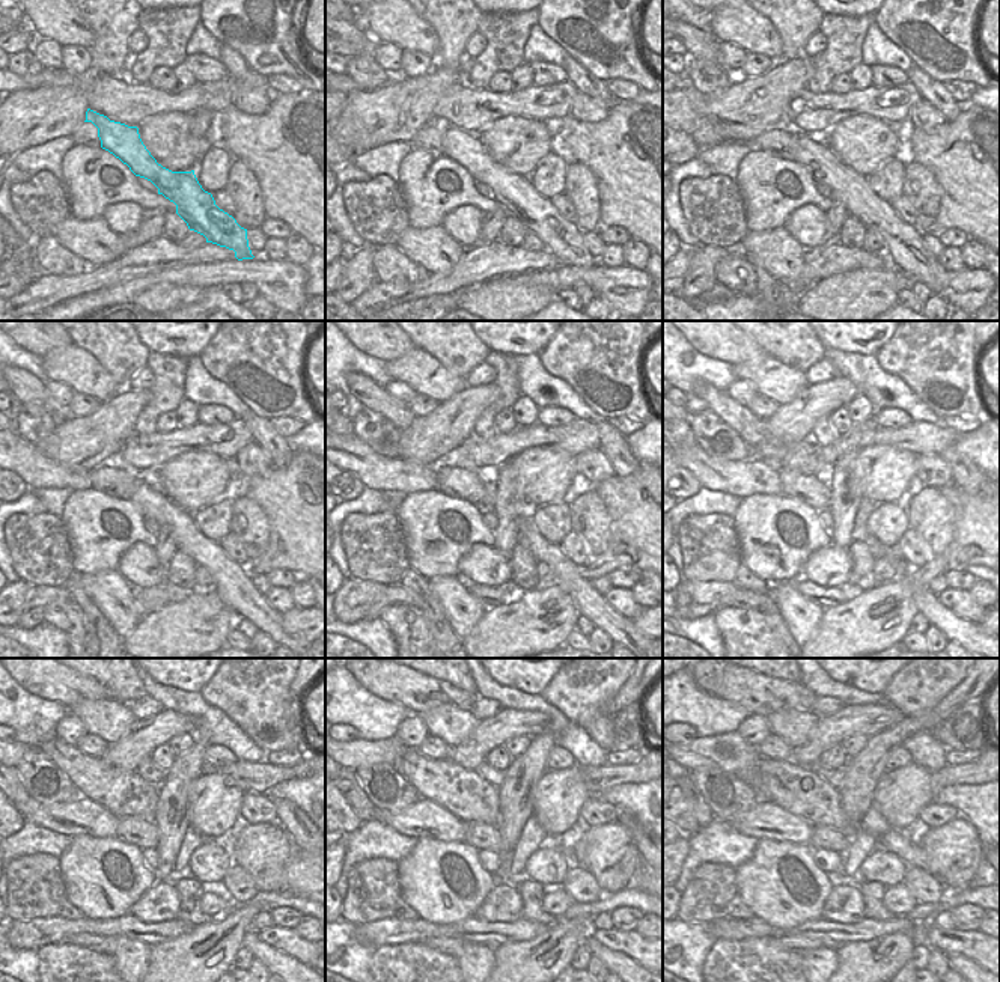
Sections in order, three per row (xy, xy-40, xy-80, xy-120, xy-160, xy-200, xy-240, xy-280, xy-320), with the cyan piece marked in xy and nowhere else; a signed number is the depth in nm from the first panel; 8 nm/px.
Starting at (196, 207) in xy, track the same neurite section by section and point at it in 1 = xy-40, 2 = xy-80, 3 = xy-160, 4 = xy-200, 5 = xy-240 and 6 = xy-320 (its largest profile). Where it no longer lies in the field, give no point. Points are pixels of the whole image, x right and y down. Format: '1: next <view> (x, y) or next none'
1: next xy-40 (515, 192)
2: next xy-80 (905, 252)
3: next xy-160 (591, 604)
4: next xy-200 (952, 627)
5: next xy-240 (277, 963)
6: next xy-320 (957, 963)

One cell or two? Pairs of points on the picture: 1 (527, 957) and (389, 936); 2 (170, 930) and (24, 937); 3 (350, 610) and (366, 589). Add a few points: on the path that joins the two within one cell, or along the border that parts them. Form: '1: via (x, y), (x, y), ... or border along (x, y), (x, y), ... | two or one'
1: border along (529, 939), (506, 942), (494, 948) | two
2: via (134, 928), (60, 927) | one
3: via (350, 606), (362, 594) | one

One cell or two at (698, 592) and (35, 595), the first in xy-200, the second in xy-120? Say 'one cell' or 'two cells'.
two cells

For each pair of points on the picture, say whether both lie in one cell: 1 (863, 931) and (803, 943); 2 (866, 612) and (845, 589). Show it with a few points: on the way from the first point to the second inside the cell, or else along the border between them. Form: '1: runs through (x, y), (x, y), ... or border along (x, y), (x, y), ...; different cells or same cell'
1: border along (786, 936), (830, 939), (842, 945); different cells
2: border along (863, 591), (826, 609); different cells

